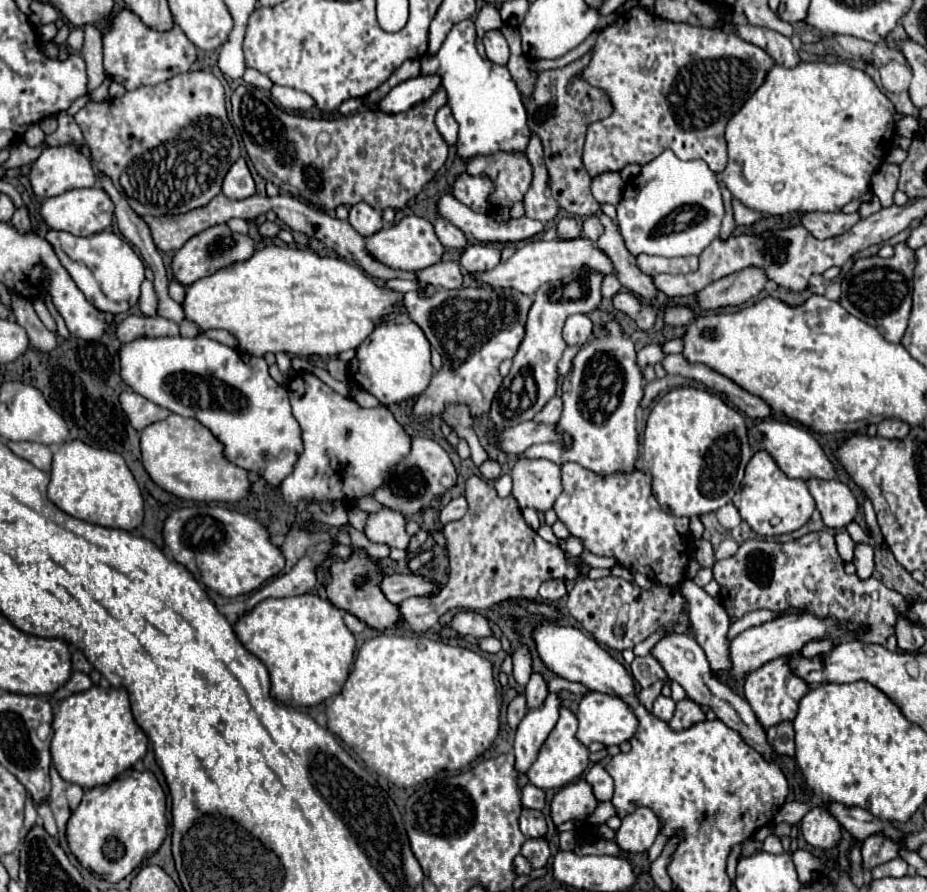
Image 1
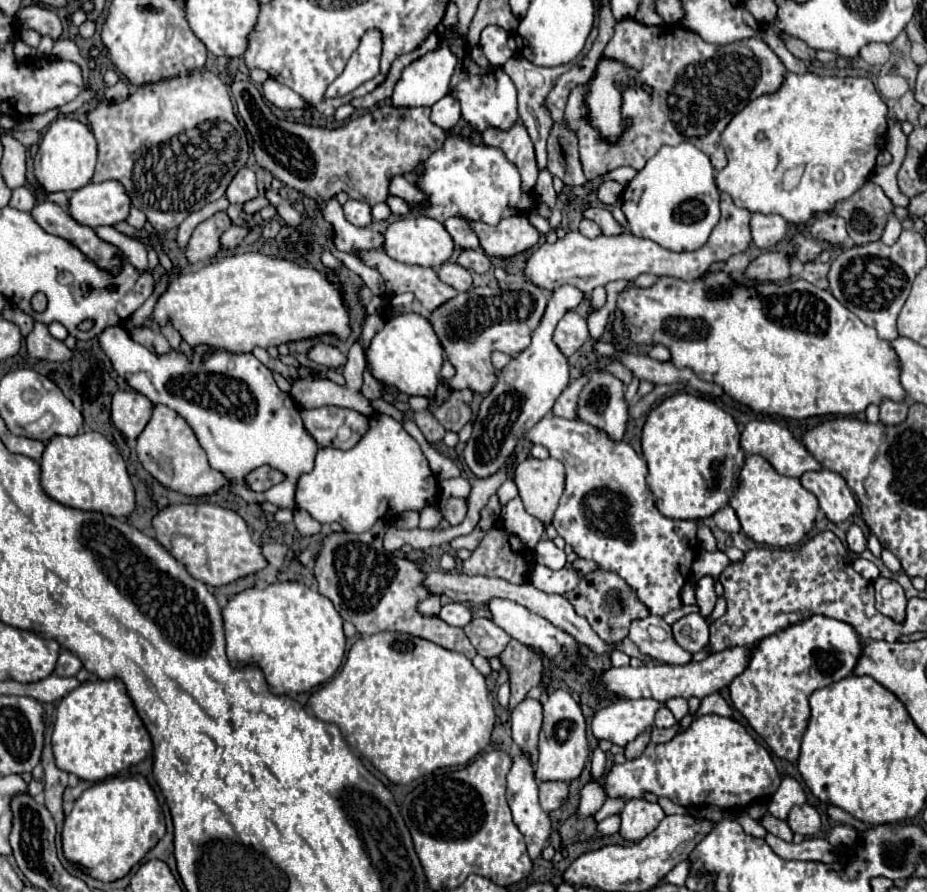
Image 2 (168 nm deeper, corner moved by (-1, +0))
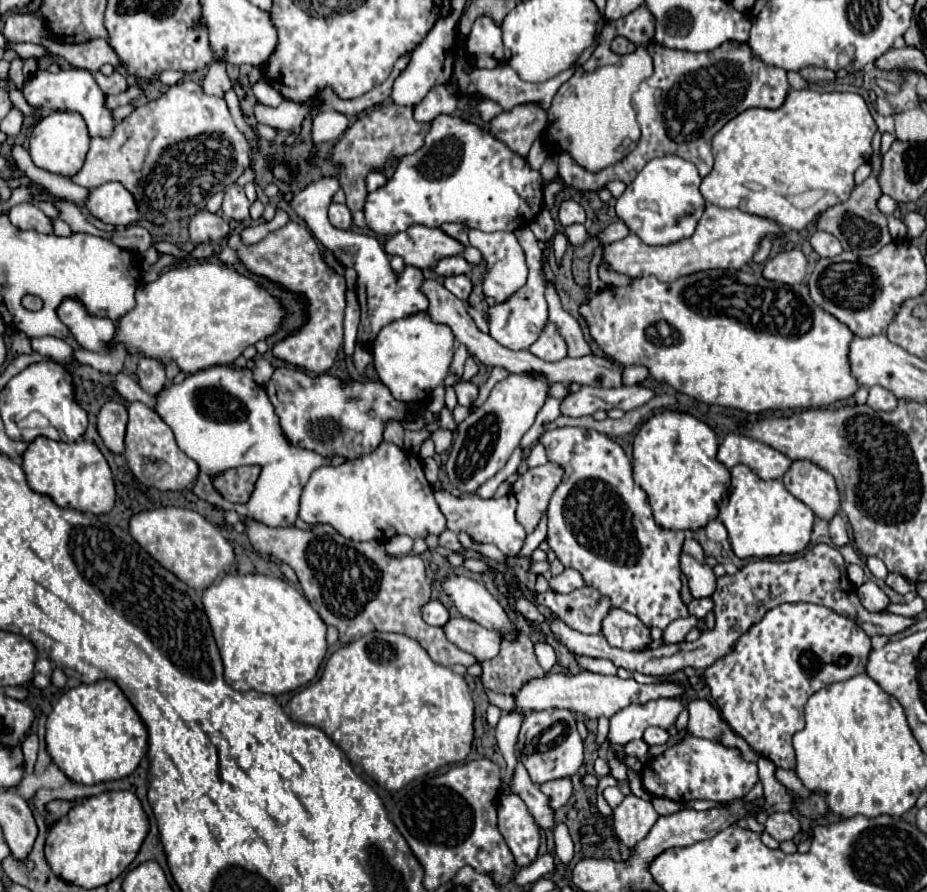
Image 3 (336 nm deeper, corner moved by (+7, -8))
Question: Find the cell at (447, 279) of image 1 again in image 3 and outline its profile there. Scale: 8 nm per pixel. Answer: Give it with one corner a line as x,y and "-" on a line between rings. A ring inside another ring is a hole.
469,274
449,276
449,278
445,278
445,280
443,280
443,284
445,284
445,288
447,288
449,292
453,292
457,298
461,298
461,300
465,300
465,302
467,302
467,298
469,298
471,290
473,290
473,284
471,284

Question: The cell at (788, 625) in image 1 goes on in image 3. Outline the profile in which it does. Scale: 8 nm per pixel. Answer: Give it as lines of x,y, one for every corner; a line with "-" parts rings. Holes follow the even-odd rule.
579,672
579,674
545,674
541,678
529,680
523,688
513,694
515,708
513,712
527,716
535,710
549,710
549,708
567,708
587,718
611,718
615,712
627,708
629,704
645,704
655,698
679,698
683,686
679,684
637,684
633,678
621,680
619,676
603,676
593,672

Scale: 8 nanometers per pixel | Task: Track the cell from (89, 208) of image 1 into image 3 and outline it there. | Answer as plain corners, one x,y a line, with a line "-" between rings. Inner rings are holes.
107,182
91,190
85,208
95,218
113,226
129,226
135,224
139,218
135,198
119,182

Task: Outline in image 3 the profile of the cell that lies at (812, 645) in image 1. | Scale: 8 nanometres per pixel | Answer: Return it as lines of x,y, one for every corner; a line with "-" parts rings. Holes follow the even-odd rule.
803,602
779,604
771,608
759,624
753,624
735,642
735,648
727,656
719,658
715,664
711,664
711,668
705,668
703,676
727,724
739,736
743,736
757,754
769,758
779,768
793,770
795,750
791,738
795,732
805,728
803,706
807,698
833,682
849,680
861,674
867,666
869,652
871,652
869,636
853,620
833,612
831,608

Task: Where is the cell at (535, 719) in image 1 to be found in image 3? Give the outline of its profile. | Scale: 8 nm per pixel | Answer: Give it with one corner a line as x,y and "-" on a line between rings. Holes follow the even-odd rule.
503,794
499,798
499,832
503,834
515,864
519,868
529,866
539,852
541,832
533,822
525,802
517,794

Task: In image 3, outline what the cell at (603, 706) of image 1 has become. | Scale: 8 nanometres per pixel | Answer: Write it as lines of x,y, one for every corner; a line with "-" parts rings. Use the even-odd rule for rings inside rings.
659,698
647,704
631,704
611,718
609,740
623,746
635,738
641,738
649,726
669,730
671,724
677,722
677,716
683,712
683,708
685,702
681,698

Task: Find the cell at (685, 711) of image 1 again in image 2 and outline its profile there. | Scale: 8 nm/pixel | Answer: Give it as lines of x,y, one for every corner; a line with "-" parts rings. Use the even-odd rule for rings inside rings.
679,722
671,728
653,728
653,734
651,734
651,742
669,742
675,734
679,732

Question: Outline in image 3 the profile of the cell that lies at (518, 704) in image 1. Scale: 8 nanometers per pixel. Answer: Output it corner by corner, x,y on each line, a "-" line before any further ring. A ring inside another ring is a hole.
521,632
515,640
501,640
501,650
495,658
481,662
481,682
485,688
501,694
515,694
527,680
543,676
533,642

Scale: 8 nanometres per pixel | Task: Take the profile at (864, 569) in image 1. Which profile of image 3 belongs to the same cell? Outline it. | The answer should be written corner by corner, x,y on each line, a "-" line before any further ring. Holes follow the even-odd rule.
835,514
831,520
829,520
829,536
833,540
835,546
845,546
849,542
849,536
847,536
847,524
845,520
841,518
841,514

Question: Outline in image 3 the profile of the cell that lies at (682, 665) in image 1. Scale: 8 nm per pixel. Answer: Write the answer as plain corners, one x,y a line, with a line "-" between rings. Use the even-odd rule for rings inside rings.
611,608
607,616
603,618
603,636
611,646
623,648
623,650
643,650
651,638
649,628
629,612
623,612
621,608

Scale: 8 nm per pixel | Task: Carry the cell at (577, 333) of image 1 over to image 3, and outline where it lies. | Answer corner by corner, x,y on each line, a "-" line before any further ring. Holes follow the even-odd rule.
547,324
543,334
529,346
529,352
541,360
557,362
567,356
567,346
565,346
563,338
559,336
557,328
553,324

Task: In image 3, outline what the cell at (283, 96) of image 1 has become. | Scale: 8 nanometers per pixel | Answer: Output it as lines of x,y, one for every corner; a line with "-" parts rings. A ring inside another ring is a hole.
257,82
257,84
253,84
251,88
253,88
255,98
257,98
261,104
267,104
267,106
279,106
279,104
283,102
281,92
277,92
269,82

